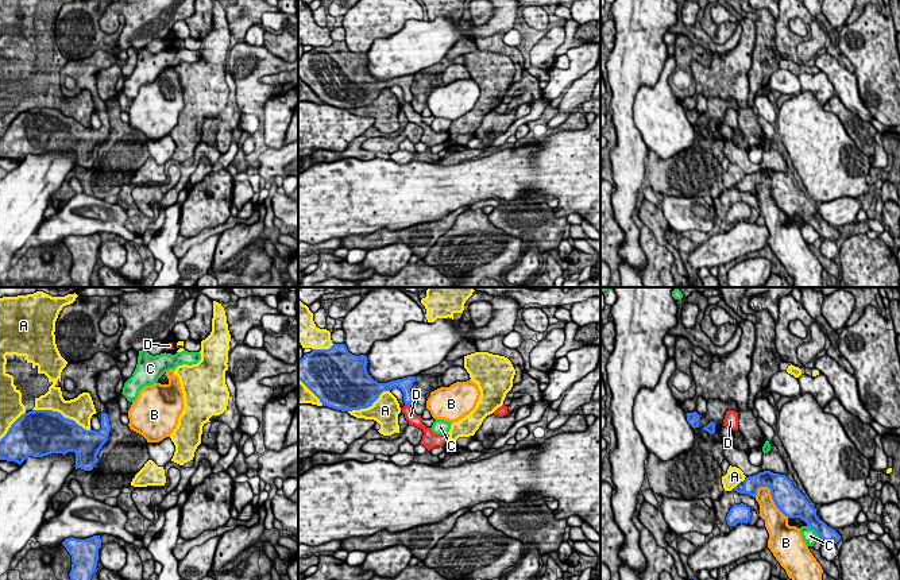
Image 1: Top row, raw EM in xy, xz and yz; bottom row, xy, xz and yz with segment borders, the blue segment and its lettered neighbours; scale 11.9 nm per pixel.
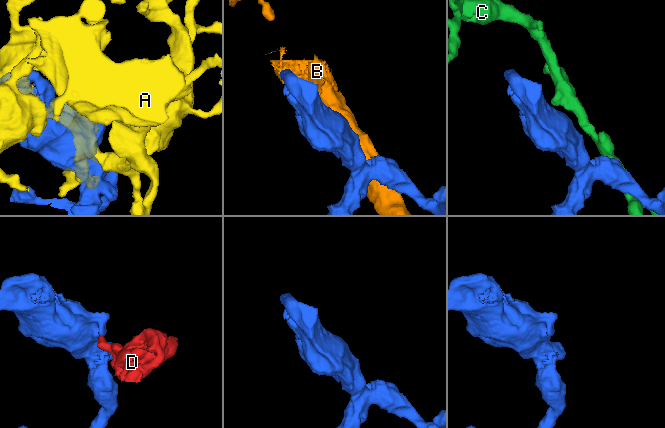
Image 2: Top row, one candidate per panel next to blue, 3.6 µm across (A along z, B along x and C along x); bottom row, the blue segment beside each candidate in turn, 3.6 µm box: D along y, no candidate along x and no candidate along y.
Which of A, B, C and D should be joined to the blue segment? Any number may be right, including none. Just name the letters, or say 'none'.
none

